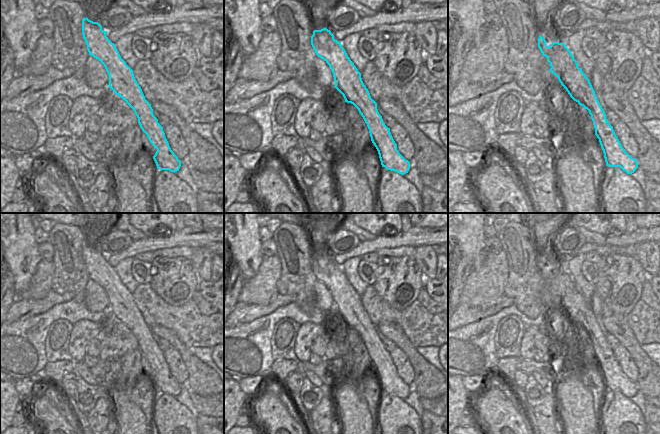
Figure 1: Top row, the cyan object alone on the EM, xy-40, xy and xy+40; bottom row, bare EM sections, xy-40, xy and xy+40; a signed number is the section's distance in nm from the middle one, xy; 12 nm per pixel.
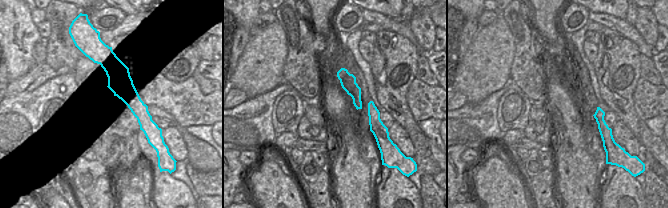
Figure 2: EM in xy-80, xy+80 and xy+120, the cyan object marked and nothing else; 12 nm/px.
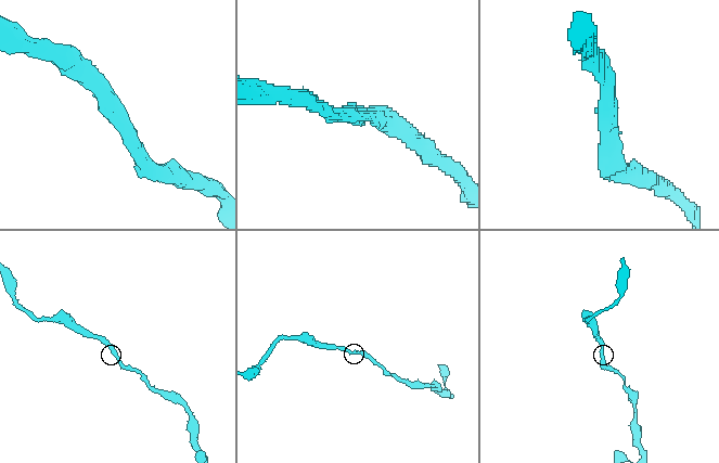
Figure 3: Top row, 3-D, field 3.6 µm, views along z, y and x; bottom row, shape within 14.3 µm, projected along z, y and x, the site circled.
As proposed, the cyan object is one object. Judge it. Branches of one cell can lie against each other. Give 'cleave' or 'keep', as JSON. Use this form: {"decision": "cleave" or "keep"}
{"decision": "keep"}

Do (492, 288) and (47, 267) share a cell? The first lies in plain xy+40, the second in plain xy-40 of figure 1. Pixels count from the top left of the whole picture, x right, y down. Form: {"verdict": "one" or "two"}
{"verdict": "one"}

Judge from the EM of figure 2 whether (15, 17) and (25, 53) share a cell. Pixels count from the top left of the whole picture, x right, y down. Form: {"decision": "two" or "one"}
{"decision": "one"}

